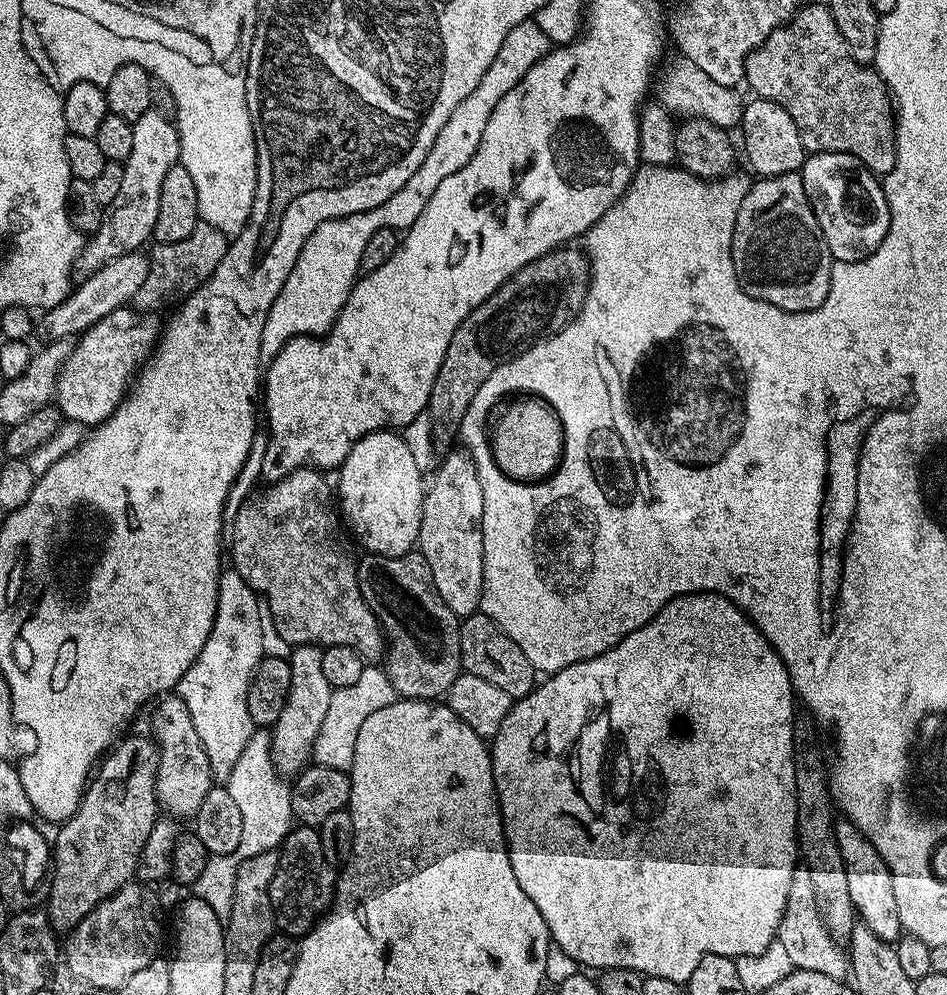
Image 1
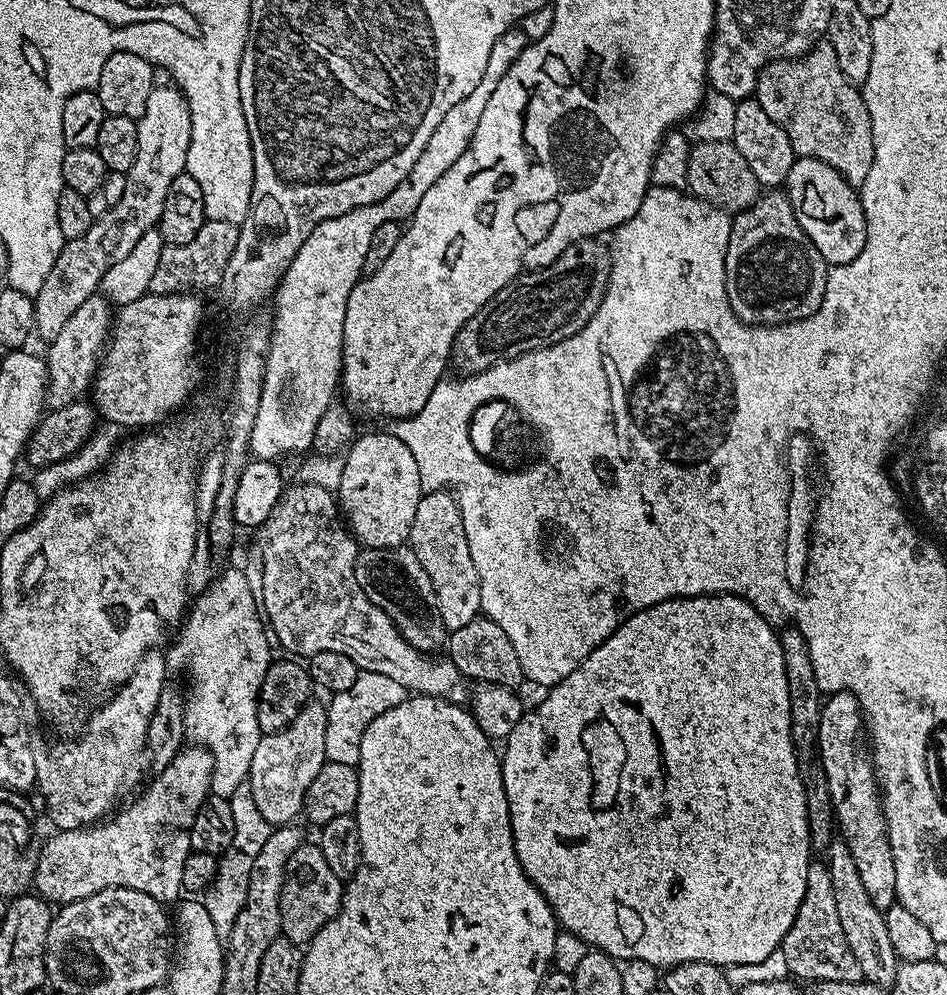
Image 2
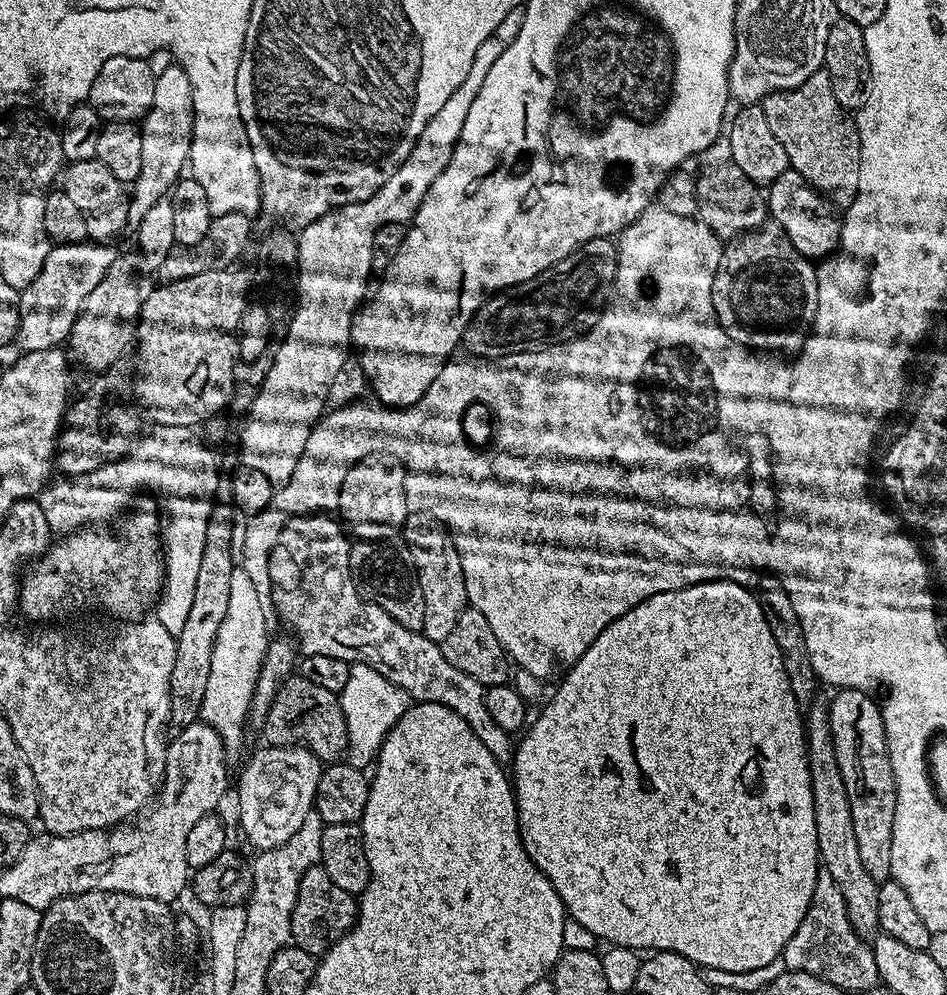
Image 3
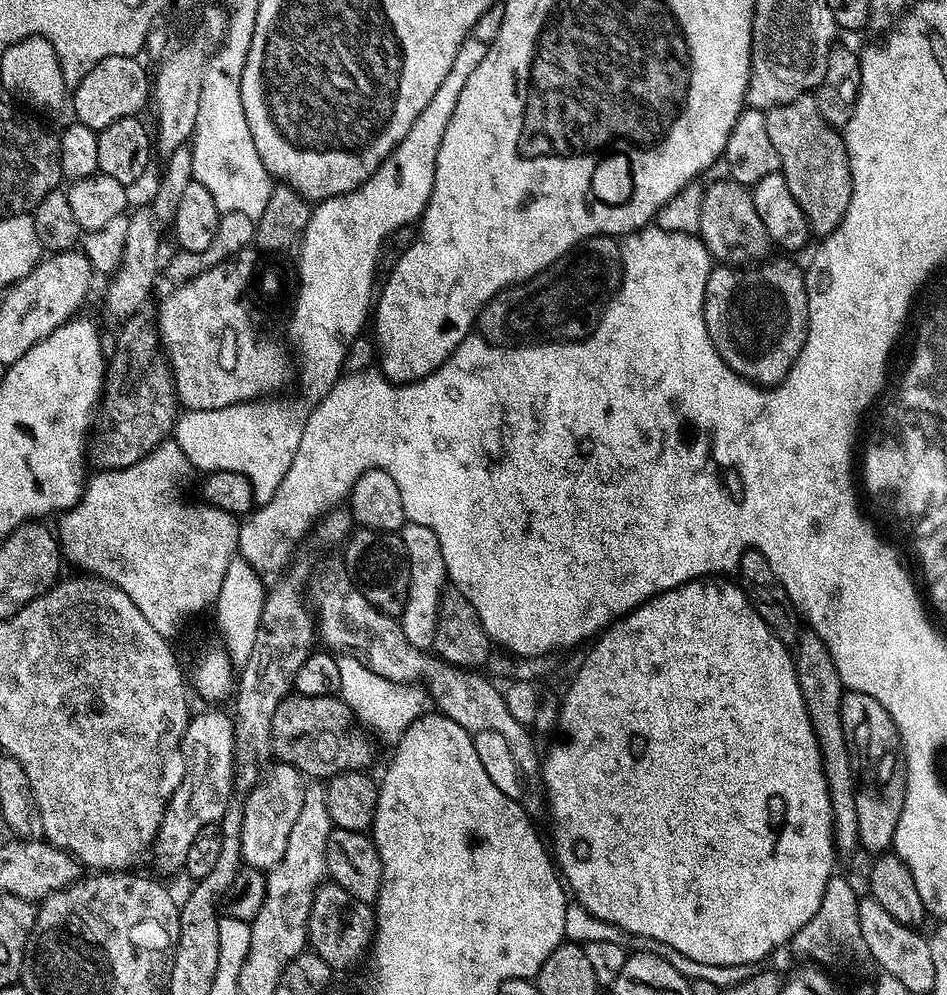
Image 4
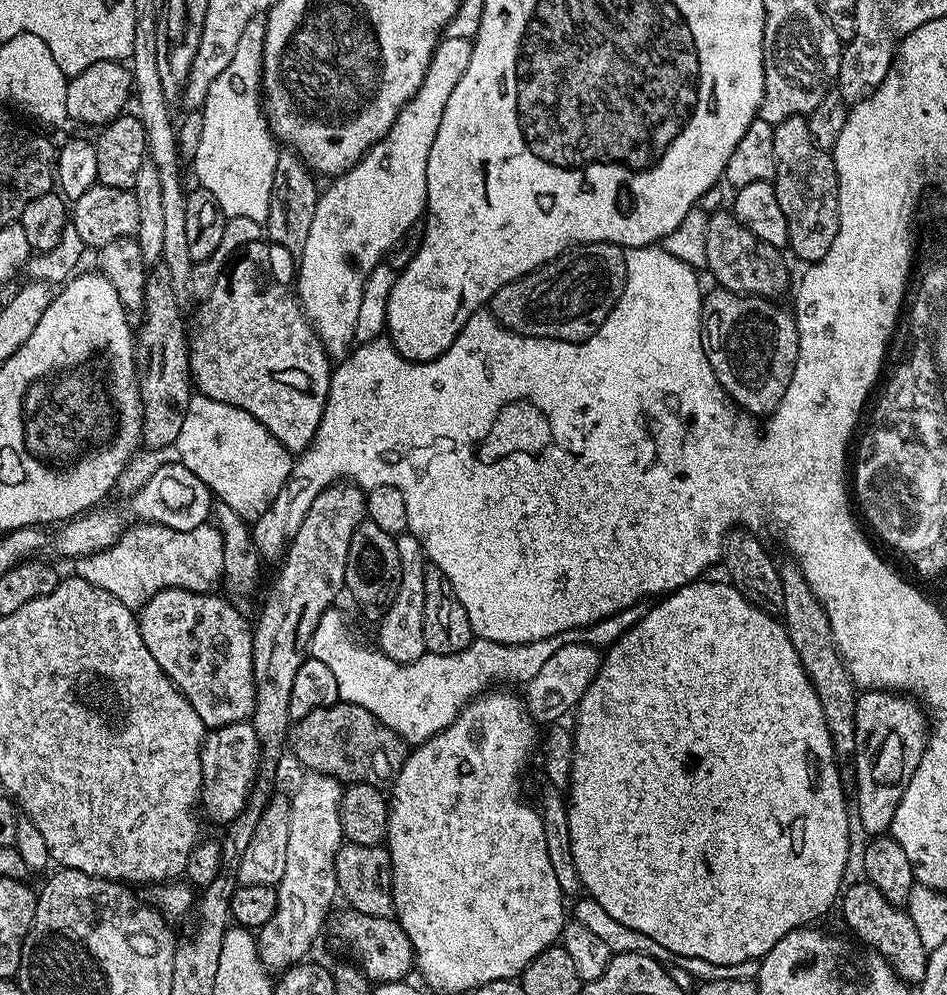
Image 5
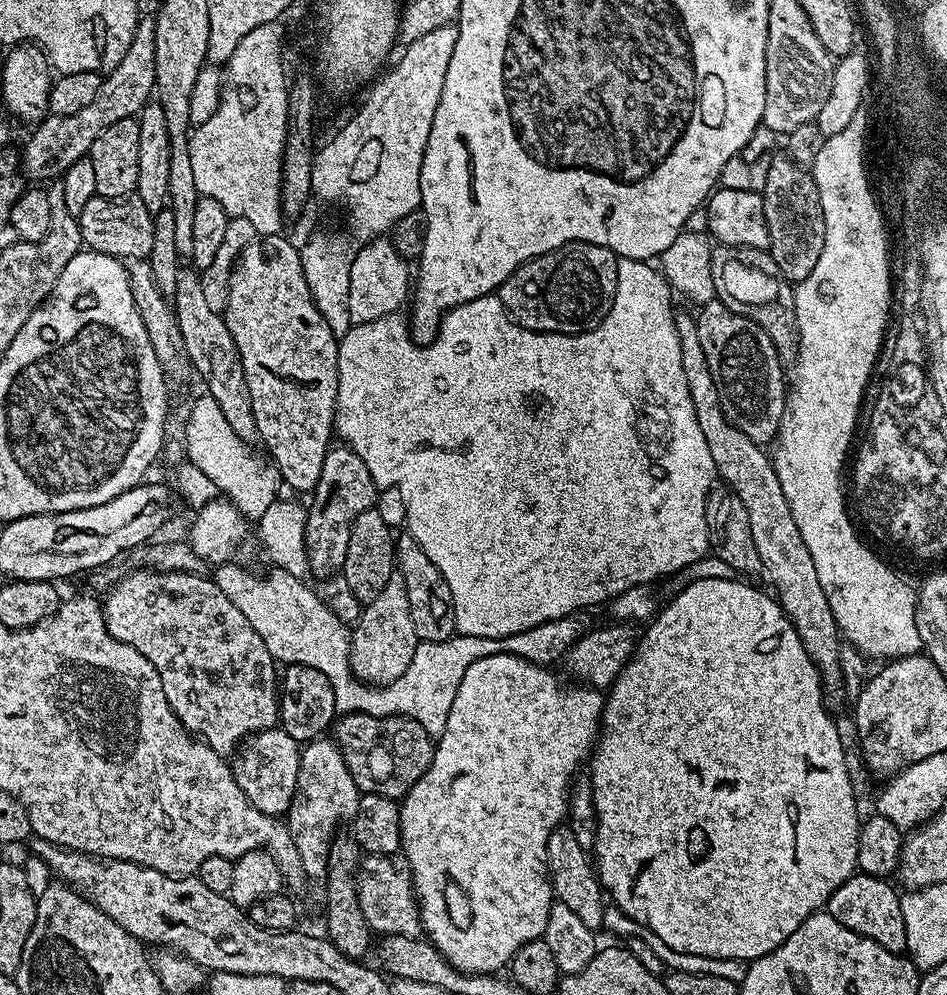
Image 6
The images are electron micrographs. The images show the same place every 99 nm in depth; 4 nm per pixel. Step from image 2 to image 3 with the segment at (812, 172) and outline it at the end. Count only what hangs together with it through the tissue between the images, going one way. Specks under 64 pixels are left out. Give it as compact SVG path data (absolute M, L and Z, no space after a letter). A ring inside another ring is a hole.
M788 167L785 172L778 174L774 183L767 185L766 199L769 217L784 231L786 238L790 238L798 254L823 258L839 249L841 217L837 209L802 178L802 174Z

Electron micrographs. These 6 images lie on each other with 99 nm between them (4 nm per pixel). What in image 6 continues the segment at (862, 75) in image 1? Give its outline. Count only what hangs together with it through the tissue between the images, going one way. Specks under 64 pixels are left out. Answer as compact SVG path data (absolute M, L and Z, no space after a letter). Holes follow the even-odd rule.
M777 154L770 162L770 174L764 187L764 209L766 224L770 230L767 251L772 253L778 270L793 285L802 283L814 270L826 242L826 222L822 214L822 198L811 171L805 170L787 154Z

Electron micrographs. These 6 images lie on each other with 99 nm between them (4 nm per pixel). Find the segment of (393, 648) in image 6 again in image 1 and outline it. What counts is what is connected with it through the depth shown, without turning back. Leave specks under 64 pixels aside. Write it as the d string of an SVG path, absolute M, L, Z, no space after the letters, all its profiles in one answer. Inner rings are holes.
M449 451L432 480L430 476L422 506L418 552L430 566L442 602L456 617L463 618L480 608L480 597L484 595L484 547L479 522L484 480L476 473L475 462L466 453L456 451Z

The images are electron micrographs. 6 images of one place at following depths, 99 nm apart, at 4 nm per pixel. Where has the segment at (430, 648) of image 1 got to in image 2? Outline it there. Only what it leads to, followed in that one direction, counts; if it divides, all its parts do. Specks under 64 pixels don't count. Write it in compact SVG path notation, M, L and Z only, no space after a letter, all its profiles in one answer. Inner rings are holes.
M361 547L356 554L354 574L366 598L370 598L370 602L374 602L374 606L378 606L378 610L382 610L386 618L390 618L390 622L394 622L398 634L402 634L402 638L406 638L406 642L414 646L414 650L436 654L447 645L450 633L442 622L434 586L411 547Z

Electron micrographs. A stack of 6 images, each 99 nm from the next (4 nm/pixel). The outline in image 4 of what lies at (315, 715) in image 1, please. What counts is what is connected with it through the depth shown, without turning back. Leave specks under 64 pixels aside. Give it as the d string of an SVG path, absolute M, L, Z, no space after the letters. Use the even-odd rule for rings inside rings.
M273 763L260 777L246 802L246 814L242 820L240 858L247 867L267 870L278 862L282 862L282 854L286 854L286 842L290 842L290 830L294 830L294 821L298 819L298 813L302 811L305 787L304 773L289 764Z

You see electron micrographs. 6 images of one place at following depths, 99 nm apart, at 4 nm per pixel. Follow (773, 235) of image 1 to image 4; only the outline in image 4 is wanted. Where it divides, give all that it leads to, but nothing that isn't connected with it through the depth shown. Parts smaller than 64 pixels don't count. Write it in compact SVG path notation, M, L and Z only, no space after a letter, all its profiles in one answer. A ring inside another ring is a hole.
M784 258L788 260L769 259L759 266L716 266L706 278L706 290L704 291L704 317L706 318L706 330L718 350L718 354L744 380L749 380L751 384L761 386L775 386L781 384L788 377L788 372L796 364L796 359L802 354L804 343L808 337L808 295L806 294L806 282L804 281L804 272L795 264L795 259Z

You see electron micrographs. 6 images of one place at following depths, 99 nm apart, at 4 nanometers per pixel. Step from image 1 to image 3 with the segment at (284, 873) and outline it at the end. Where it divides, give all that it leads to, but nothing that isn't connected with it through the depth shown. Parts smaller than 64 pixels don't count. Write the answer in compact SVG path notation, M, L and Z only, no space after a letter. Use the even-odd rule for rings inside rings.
M314 867L302 874L302 882L298 882L298 898L294 902L294 914L290 918L290 930L292 931L291 943L297 948L306 950L306 954L317 958L324 955L324 951L338 938L342 938L350 931L356 922L356 910L358 900L355 895L330 882L330 874L322 867Z

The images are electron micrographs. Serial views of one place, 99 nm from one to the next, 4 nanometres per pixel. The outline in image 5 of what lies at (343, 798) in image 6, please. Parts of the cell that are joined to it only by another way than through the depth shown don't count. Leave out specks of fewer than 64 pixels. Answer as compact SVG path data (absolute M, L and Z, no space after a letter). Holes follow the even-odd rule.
M305 771L296 793L290 796L290 839L286 845L286 871L275 885L278 906L274 918L258 930L256 945L260 961L269 973L279 974L299 964L323 933L338 900L334 864L340 845L345 843L340 803L345 785L330 774Z

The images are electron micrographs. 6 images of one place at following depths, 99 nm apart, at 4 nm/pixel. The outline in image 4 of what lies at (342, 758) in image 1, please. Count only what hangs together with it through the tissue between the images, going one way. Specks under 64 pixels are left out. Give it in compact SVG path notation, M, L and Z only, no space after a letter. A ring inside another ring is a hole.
M352 656L339 657L338 674L342 674L342 686L338 693L340 699L347 702L357 720L377 741L385 740L388 746L395 746L402 734L406 734L408 727L429 711L428 689L419 683L403 684L390 678L382 678L382 674L374 674L374 670Z

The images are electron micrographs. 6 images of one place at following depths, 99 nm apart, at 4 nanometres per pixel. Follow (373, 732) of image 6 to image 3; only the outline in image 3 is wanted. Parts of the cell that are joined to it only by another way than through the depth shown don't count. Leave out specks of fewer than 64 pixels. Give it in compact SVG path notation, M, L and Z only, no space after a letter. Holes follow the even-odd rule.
M293 674L278 690L262 725L265 745L273 748L308 748L321 762L336 762L347 753L348 731L340 697L299 674Z

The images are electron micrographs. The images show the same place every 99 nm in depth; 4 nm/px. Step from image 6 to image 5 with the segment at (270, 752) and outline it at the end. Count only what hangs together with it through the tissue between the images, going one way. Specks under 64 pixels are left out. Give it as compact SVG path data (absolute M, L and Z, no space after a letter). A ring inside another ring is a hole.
M251 723L227 724L221 728L213 728L204 737L200 748L202 762L202 778L204 784L200 787L200 804L202 812L212 820L217 820L220 826L226 826L239 814L248 795L256 783L256 774L260 758L260 743Z

